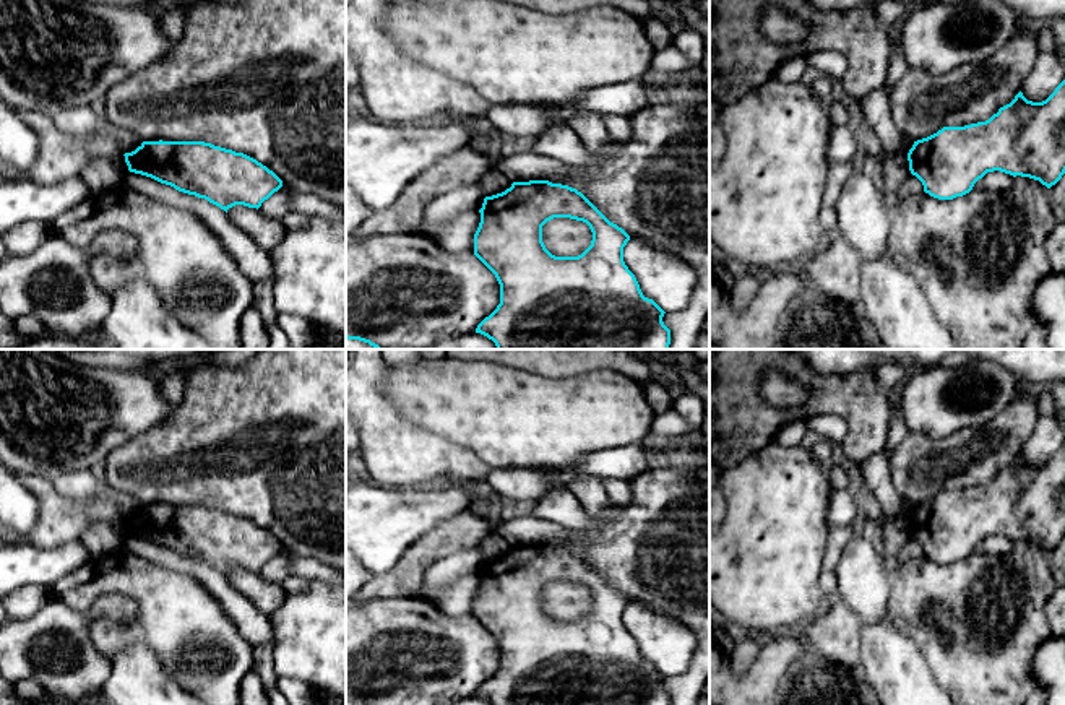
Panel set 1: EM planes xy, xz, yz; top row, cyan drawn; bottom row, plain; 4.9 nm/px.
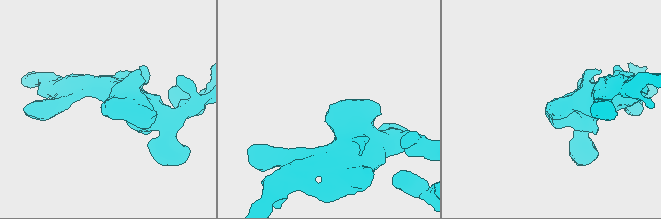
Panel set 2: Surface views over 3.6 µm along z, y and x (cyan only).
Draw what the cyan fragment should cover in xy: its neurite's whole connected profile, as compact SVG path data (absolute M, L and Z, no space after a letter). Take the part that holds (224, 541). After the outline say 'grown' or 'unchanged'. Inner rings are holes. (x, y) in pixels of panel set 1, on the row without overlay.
M143 505L123 520L130 536L205 562L226 577L235 569L258 573L282 551L257 523L205 505Z; unchanged

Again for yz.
M1065 443L1042 466L1028 465L1020 455L985 486L943 491L914 505L908 525L924 556L938 564L969 557L979 543L994 534L1029 541L1050 552L1065 538Z; unchanged

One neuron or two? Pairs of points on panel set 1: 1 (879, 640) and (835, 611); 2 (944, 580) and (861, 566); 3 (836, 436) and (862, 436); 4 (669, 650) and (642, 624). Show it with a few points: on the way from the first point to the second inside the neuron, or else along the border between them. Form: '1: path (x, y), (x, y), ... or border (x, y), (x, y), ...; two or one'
1: border (861, 626), (859, 666); two
2: border (890, 564), (888, 609); two
3: border (810, 418), (840, 416), (846, 424), (845, 441); two
4: path (663, 644), (648, 629); one

